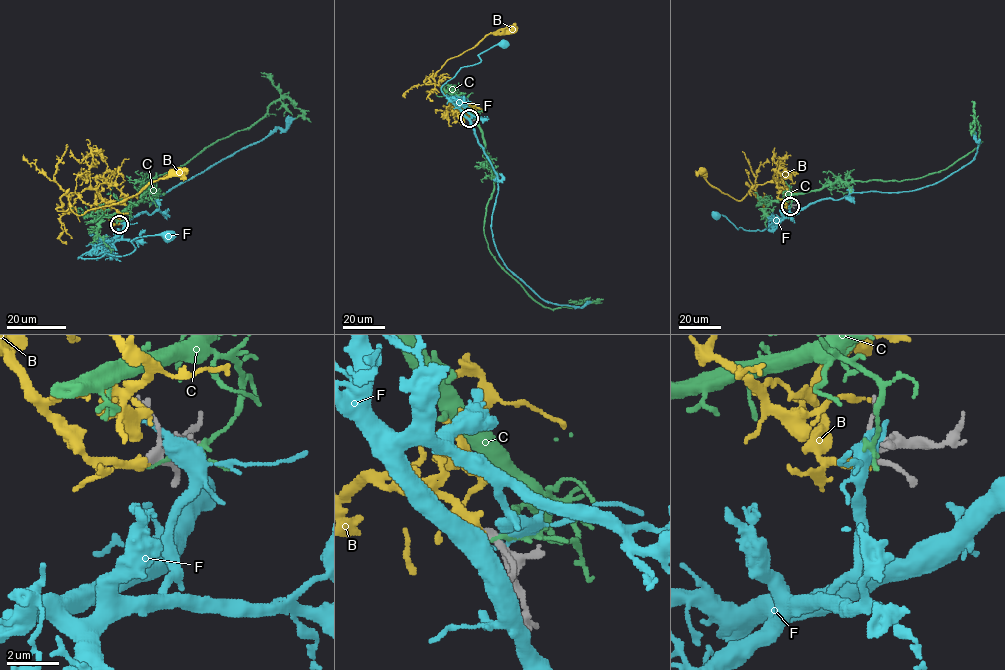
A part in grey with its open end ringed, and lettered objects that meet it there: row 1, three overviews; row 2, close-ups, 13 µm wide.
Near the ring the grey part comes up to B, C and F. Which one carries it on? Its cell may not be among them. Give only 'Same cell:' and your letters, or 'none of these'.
Same cell: B

